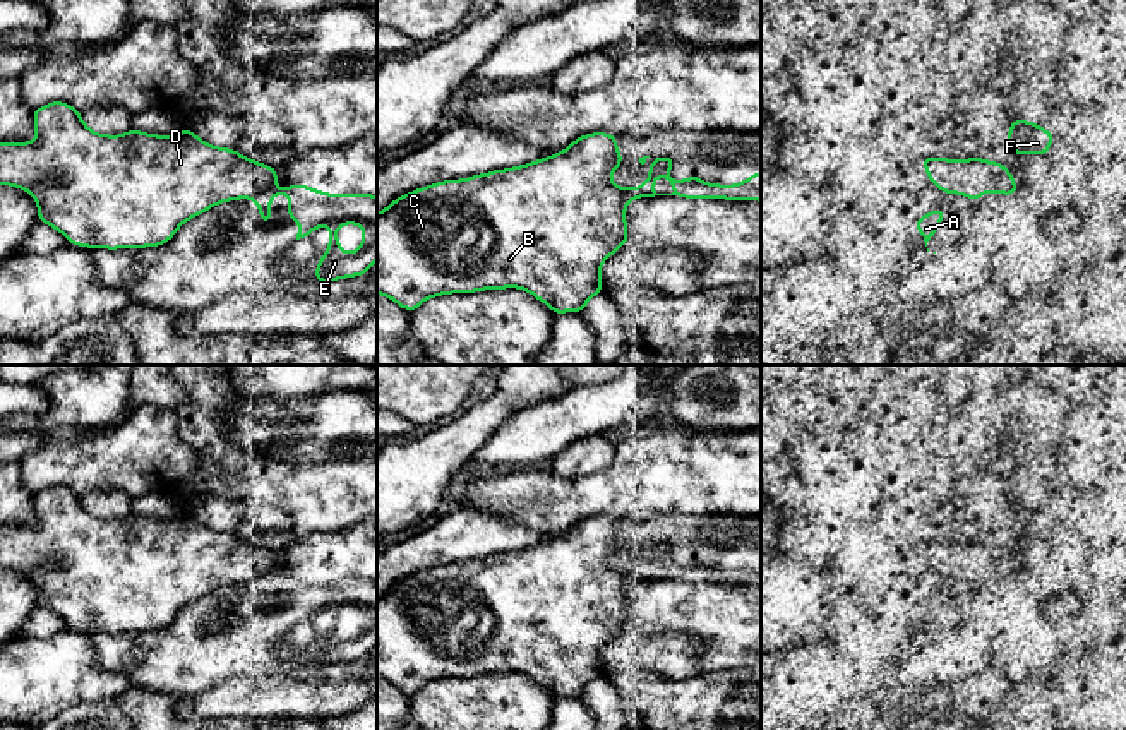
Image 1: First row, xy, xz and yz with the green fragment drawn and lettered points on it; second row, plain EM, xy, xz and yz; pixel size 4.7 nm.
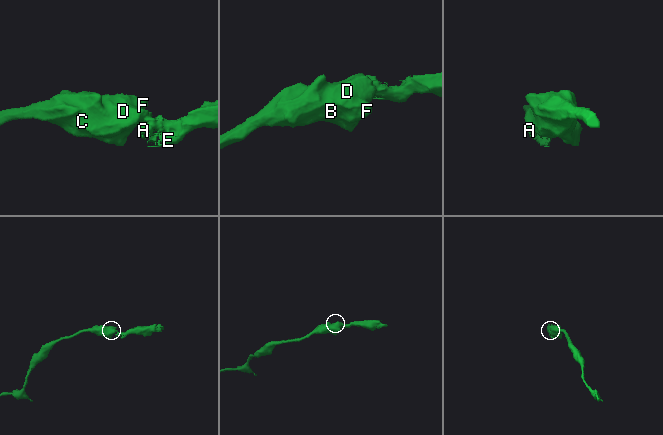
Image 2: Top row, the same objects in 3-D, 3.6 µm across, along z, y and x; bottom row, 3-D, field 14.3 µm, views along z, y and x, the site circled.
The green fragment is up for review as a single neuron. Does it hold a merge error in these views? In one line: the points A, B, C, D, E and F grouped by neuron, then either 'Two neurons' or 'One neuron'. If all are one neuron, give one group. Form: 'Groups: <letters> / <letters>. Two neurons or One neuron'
Groups: A E / B C D F. Two neurons

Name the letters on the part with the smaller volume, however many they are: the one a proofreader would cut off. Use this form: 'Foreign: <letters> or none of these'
Foreign: A, E

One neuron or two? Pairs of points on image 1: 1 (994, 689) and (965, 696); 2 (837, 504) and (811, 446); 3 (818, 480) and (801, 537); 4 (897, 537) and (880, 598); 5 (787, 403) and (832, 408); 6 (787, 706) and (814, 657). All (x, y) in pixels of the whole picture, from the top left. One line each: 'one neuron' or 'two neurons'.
1: one neuron
2: one neuron
3: two neurons
4: two neurons
5: one neuron
6: two neurons

